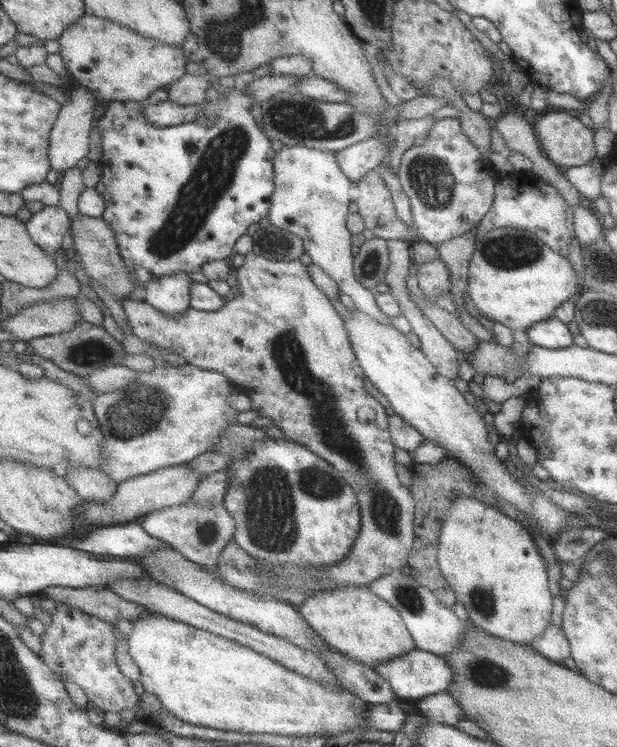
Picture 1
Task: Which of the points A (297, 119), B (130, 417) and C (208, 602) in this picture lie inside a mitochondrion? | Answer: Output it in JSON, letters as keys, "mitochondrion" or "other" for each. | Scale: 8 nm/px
{"A":"mitochondrion","B":"mitochondrion","C":"other"}

